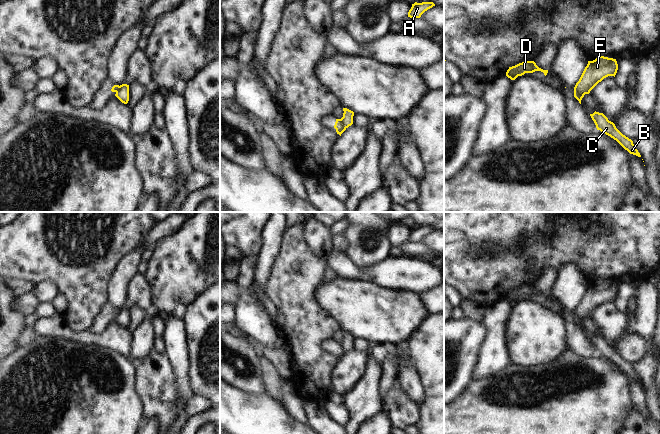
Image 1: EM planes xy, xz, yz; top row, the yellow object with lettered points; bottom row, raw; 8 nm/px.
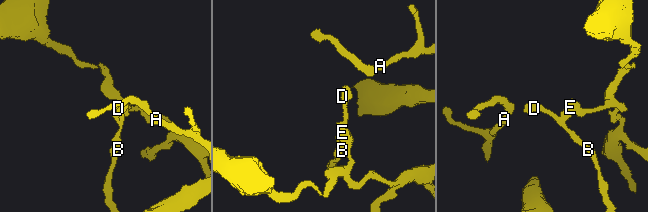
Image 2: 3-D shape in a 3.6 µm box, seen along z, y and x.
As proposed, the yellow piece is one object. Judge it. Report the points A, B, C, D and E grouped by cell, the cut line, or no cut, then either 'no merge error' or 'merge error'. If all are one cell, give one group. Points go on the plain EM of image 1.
groups A B C D / E; cut yz (574, 313), (584, 318); merge error

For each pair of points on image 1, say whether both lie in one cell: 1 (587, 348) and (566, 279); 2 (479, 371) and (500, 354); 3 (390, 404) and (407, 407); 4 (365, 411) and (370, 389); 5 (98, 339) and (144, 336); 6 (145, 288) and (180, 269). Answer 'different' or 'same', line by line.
1: same
2: same
3: same
4: same
5: different
6: different

